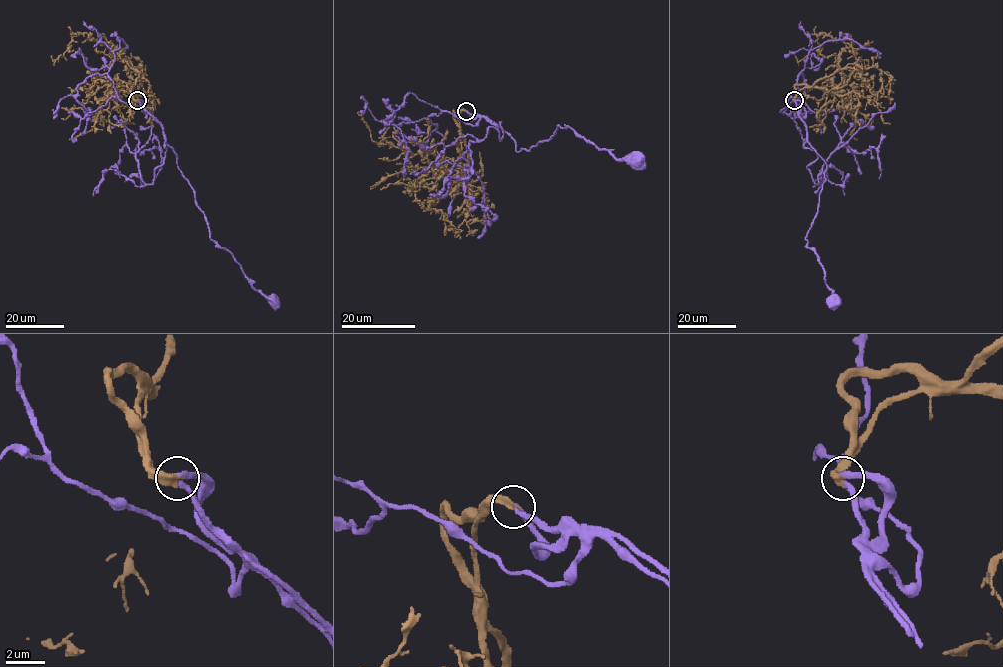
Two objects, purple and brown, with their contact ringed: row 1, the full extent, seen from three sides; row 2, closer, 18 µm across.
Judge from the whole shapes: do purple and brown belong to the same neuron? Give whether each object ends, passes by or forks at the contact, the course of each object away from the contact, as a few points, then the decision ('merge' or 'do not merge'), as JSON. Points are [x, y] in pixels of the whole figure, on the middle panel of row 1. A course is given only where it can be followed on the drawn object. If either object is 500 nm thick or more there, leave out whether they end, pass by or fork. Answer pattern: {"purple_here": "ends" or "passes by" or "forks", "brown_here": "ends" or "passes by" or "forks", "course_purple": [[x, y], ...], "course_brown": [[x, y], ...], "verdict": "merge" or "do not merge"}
{"purple_here": "passes by", "brown_here": "ends", "course_purple": [[466, 111], [499, 126], [514, 140], [516, 151], [547, 141], [558, 125], [570, 127], [618, 159], [637, 162]], "course_brown": [[466, 111], [459, 133], [468, 161], [443, 169], [427, 184], [402, 149], [372, 140], [358, 111]], "verdict": "merge"}

